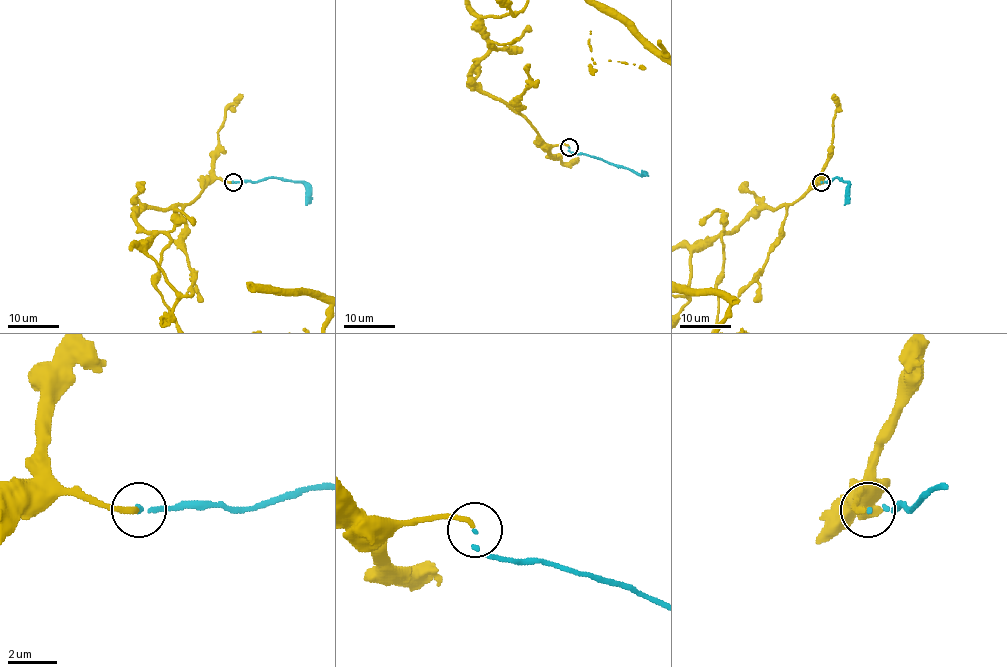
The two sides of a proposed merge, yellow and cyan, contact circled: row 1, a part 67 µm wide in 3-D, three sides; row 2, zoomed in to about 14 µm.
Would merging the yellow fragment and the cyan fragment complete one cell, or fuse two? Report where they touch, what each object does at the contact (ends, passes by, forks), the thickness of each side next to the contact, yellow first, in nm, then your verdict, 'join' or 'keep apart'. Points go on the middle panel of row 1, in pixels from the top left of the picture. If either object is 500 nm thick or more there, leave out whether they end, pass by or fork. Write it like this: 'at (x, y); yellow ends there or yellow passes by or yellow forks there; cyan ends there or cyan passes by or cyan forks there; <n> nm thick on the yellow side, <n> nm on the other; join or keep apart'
at (569, 147); yellow ends there; cyan ends there; 200 nm thick on the yellow side, 130 nm on the other; join

